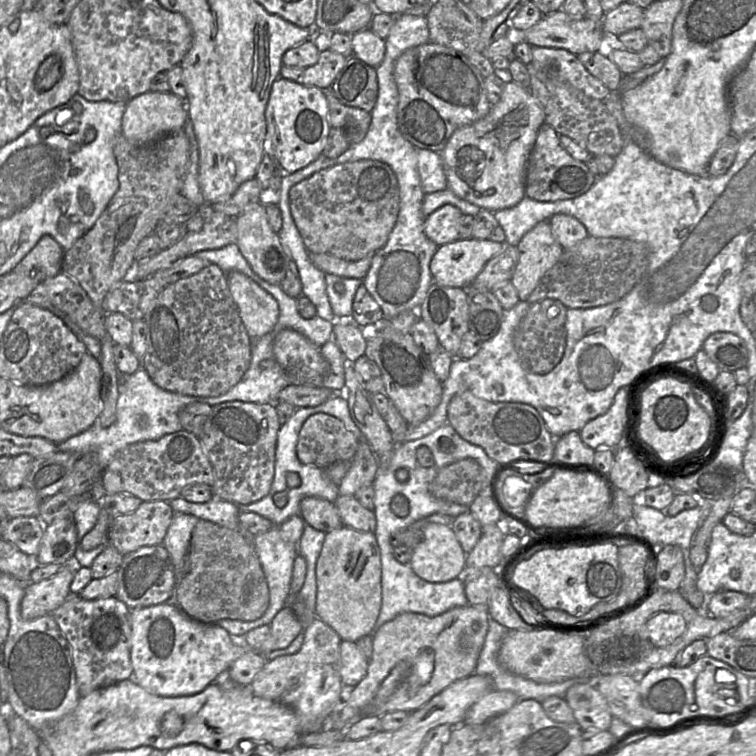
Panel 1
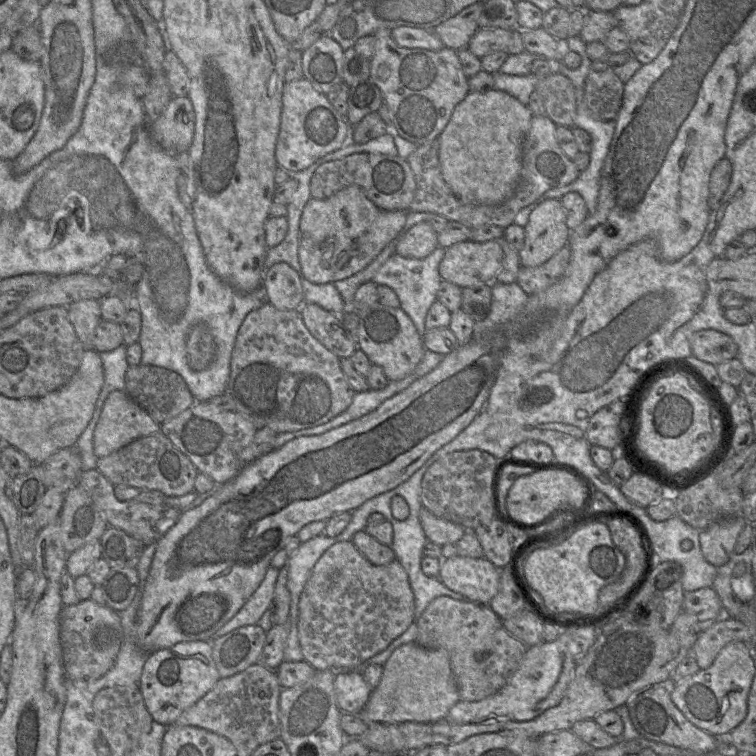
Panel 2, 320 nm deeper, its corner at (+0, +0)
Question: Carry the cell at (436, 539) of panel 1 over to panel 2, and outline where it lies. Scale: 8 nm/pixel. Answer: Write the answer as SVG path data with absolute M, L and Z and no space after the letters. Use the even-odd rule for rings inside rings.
M485 557L442 559L438 578L471 602L488 605L499 590L500 570Z

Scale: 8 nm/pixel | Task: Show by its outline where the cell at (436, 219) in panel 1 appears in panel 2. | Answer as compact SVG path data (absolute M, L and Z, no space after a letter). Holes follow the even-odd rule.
M418 223L401 233L395 254L405 258L424 259L439 246L437 235L429 223Z

